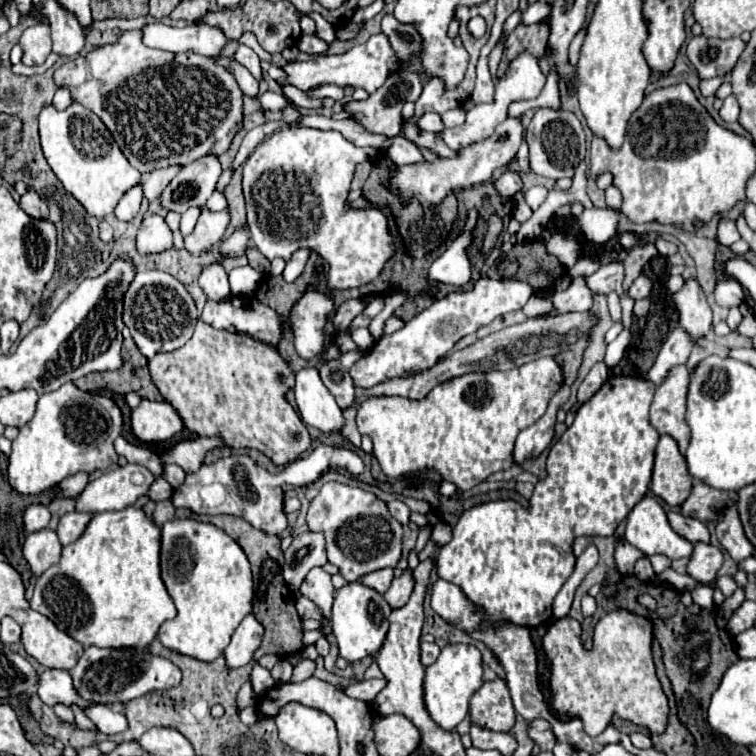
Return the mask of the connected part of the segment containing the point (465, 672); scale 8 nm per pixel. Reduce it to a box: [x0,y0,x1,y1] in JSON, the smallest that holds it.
[425,645,483,731]

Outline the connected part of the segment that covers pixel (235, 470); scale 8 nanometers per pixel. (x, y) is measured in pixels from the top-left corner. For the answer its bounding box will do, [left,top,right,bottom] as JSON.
[171,455,289,535]

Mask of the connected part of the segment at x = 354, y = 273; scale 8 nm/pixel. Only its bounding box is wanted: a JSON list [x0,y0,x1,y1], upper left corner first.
[243,127,395,289]

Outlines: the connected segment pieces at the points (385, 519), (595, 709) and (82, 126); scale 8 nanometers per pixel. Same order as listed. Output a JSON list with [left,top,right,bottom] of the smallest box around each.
[[307,483,401,581],[545,609,669,737],[39,103,143,219]]

